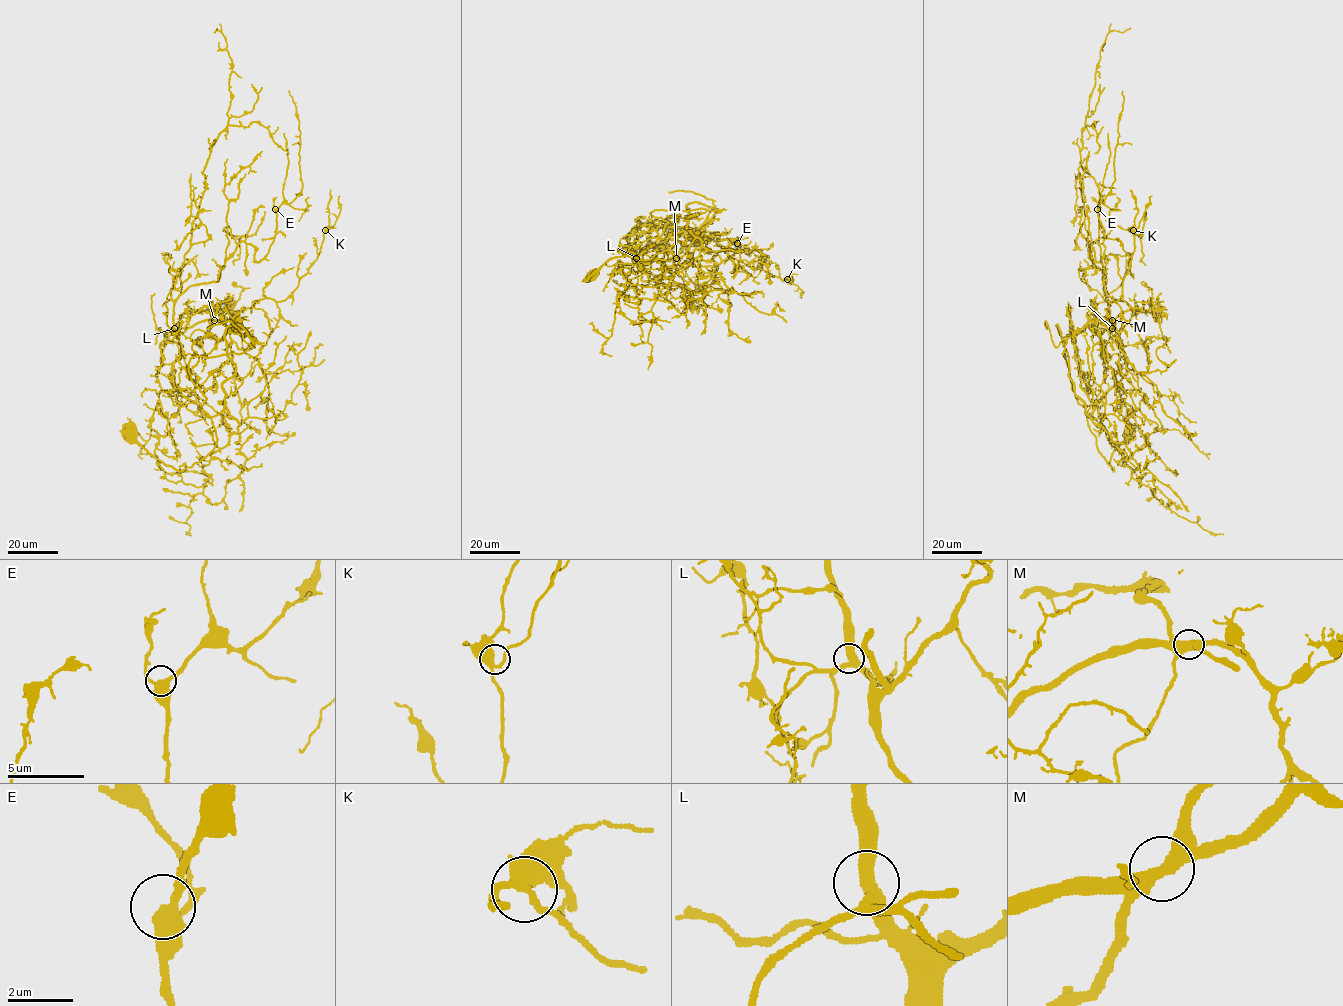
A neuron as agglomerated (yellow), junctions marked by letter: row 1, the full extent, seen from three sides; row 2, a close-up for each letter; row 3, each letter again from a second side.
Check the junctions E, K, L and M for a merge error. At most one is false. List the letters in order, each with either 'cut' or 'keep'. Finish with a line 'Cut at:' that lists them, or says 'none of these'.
E: keep
K: keep
L: keep
M: cut
Cut at: M

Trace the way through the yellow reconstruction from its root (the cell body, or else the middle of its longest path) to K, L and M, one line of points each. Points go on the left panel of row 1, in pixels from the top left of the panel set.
K: (130, 433), (178, 470), (213, 448), (211, 417), (170, 379), (179, 316), (286, 299), (325, 230)
L: (130, 433), (178, 470), (199, 462), (215, 444), (211, 417), (170, 379), (181, 354), (174, 328)
M: (130, 433), (178, 470), (213, 448), (211, 417), (173, 385), (170, 374), (181, 354), (179, 336), (214, 320)

